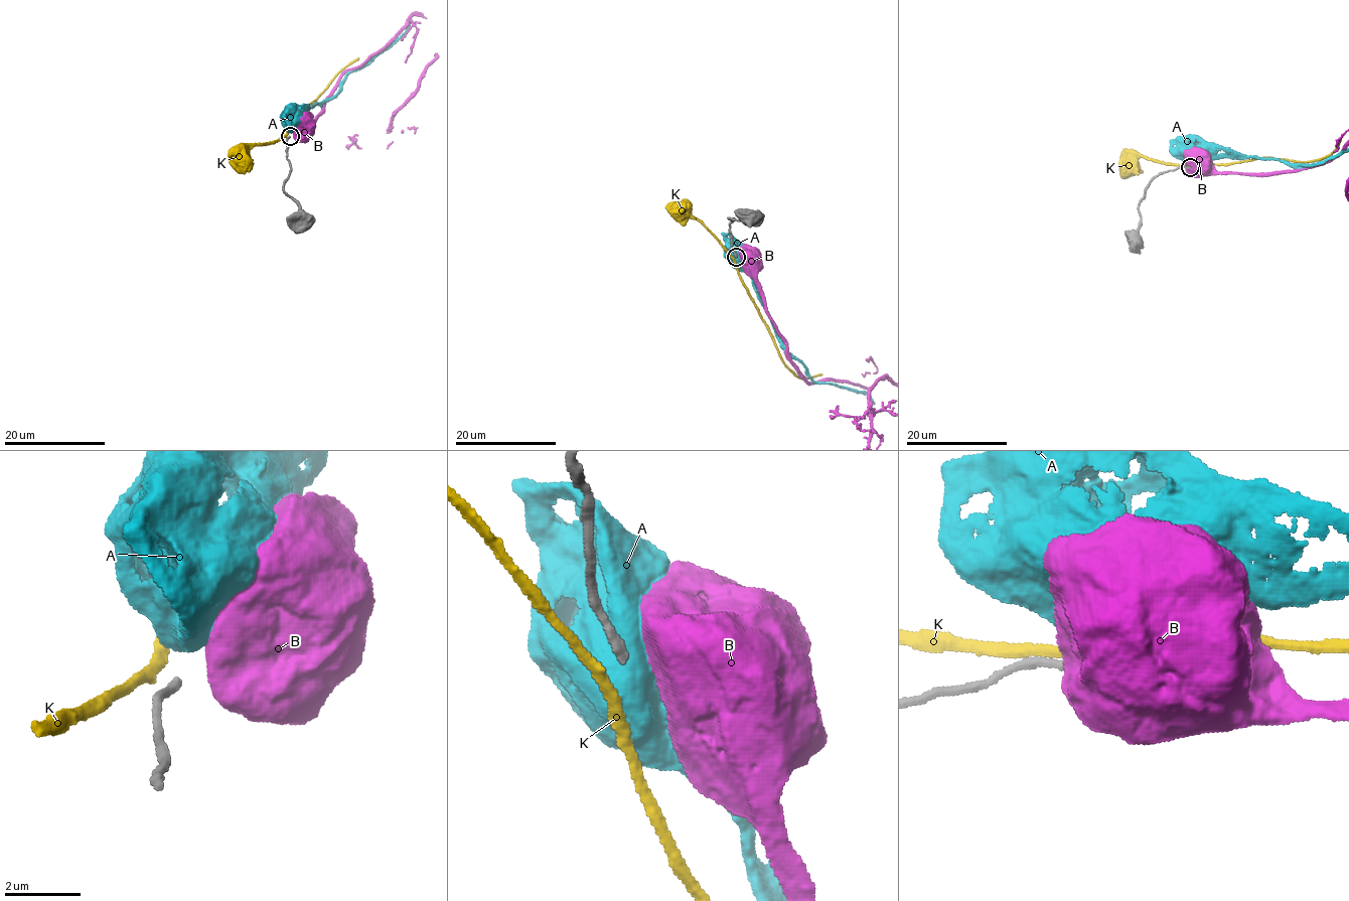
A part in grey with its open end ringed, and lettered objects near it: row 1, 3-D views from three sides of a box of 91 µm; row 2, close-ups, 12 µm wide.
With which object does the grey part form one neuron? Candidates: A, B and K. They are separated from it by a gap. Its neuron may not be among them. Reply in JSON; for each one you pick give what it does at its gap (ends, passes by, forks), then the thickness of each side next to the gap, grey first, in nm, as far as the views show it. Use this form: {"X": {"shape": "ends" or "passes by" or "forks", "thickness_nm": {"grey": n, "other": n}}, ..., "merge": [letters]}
{"merge": []}

